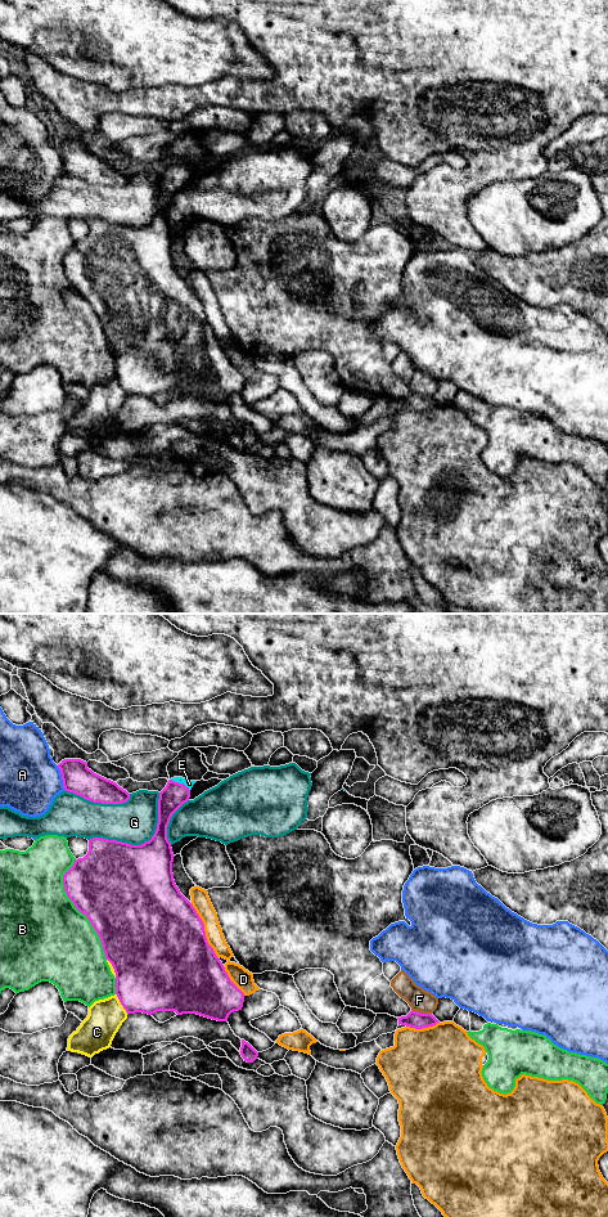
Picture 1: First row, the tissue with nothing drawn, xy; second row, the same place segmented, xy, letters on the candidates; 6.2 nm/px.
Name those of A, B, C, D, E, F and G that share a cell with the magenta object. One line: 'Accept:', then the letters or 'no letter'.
Accept: E

